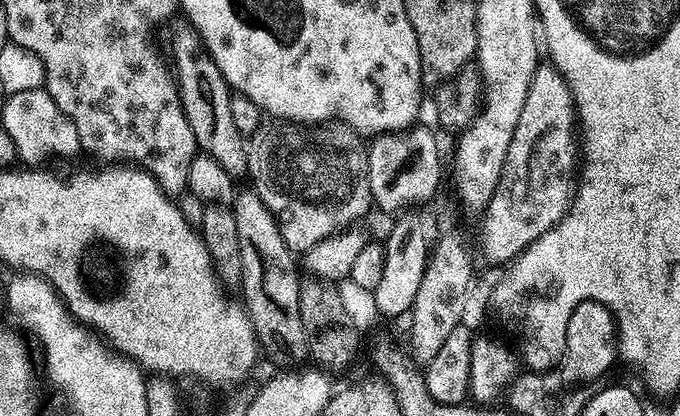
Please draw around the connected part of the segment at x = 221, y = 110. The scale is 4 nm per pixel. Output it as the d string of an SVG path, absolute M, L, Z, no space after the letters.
M181 22L173 30L170 58L174 63L176 85L180 88L182 110L186 114L186 122L190 122L190 130L194 130L197 149L203 155L214 158L214 162L218 162L218 166L222 166L222 170L226 170L226 174L233 178L247 177L248 145L230 115L230 98L233 93L191 24Z

